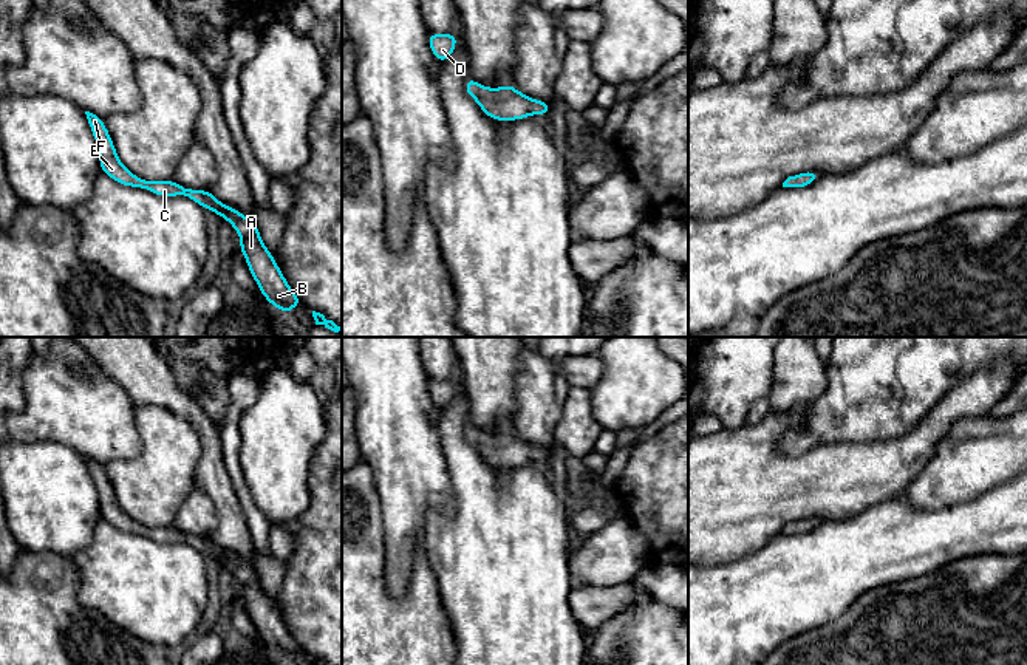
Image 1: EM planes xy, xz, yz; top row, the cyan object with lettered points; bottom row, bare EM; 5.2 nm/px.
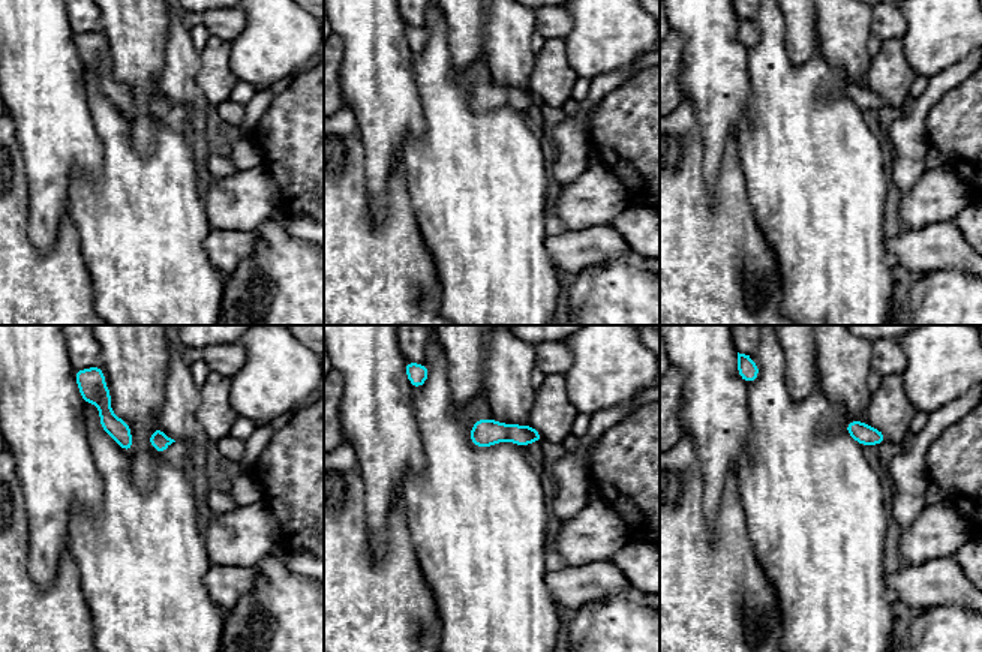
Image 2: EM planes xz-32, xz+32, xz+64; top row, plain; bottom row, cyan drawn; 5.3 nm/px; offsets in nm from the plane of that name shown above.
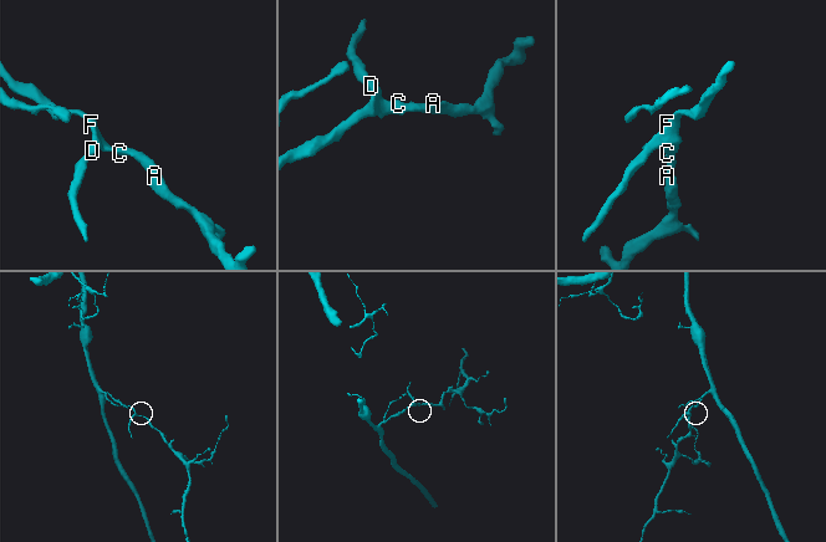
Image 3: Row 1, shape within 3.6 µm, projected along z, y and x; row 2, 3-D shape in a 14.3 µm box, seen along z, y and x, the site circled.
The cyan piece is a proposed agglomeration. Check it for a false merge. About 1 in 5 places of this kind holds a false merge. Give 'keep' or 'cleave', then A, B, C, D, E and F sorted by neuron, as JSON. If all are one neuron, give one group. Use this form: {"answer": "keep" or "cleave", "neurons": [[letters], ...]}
{"answer": "keep", "neurons": [["A", "B", "C", "D", "E", "F"]]}

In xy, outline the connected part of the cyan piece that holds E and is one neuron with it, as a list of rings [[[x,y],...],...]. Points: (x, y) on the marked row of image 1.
[[[85,111],[90,130],[96,139],[99,152],[101,172],[127,187],[145,189],[159,196],[187,196],[203,209],[215,212],[227,220],[241,238],[238,249],[243,252],[249,272],[258,285],[263,297],[277,309],[289,314],[303,303],[288,285],[275,258],[264,246],[257,224],[240,210],[218,201],[210,190],[186,189],[181,184],[167,181],[148,181],[133,175],[119,159],[113,139],[104,124],[104,119]]]

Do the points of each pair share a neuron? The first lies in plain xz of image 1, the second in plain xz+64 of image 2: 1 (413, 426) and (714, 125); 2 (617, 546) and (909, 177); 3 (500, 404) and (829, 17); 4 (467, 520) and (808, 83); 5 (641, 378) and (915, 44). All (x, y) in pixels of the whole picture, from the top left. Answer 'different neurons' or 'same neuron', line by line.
1: same neuron
2: different neurons
3: different neurons
4: same neuron
5: same neuron

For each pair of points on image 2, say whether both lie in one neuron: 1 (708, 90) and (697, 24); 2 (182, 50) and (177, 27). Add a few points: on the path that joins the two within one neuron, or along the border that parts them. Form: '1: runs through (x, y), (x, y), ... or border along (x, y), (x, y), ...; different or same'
1: runs through (708, 74), (708, 41); same
2: runs through (179, 44), (179, 33); same

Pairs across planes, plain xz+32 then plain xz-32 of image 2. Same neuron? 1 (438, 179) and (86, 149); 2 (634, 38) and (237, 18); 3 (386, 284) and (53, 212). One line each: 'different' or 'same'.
1: different
2: different
3: different

